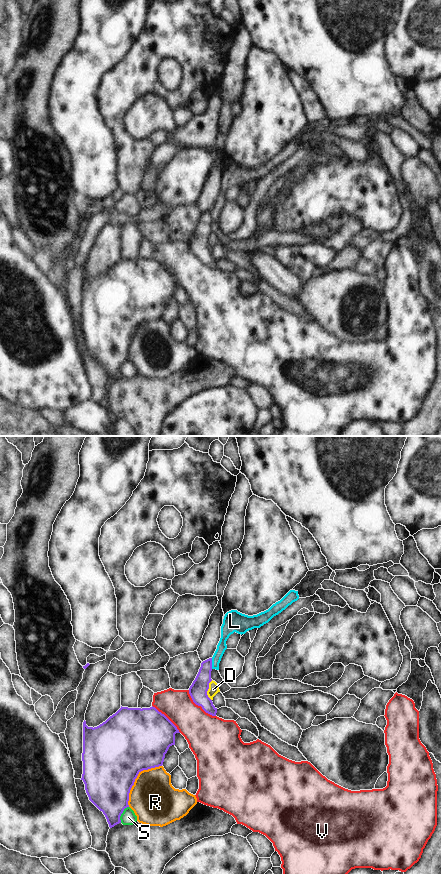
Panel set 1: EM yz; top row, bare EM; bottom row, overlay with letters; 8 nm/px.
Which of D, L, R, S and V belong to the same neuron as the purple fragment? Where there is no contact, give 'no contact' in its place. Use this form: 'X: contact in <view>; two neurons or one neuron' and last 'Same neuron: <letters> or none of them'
D: contact in yz; two neurons
L: contact in yz; two neurons
R: contact in yz; two neurons
S: contact in yz; two neurons
V: contact in yz; two neurons
Same neuron: none of them

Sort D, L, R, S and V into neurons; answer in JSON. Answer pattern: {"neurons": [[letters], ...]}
{"neurons": [["D", "L"], ["R"], ["S"], ["V"]]}

